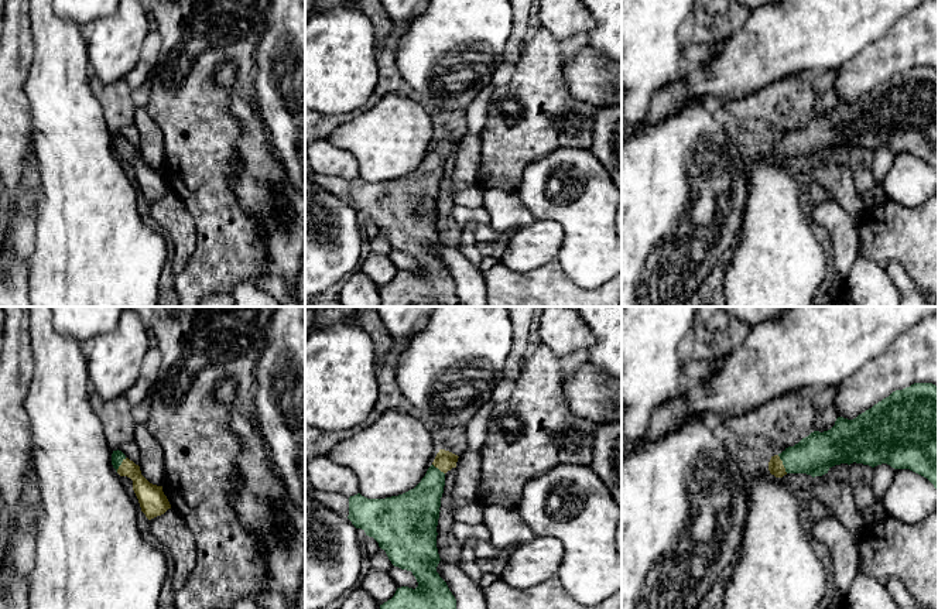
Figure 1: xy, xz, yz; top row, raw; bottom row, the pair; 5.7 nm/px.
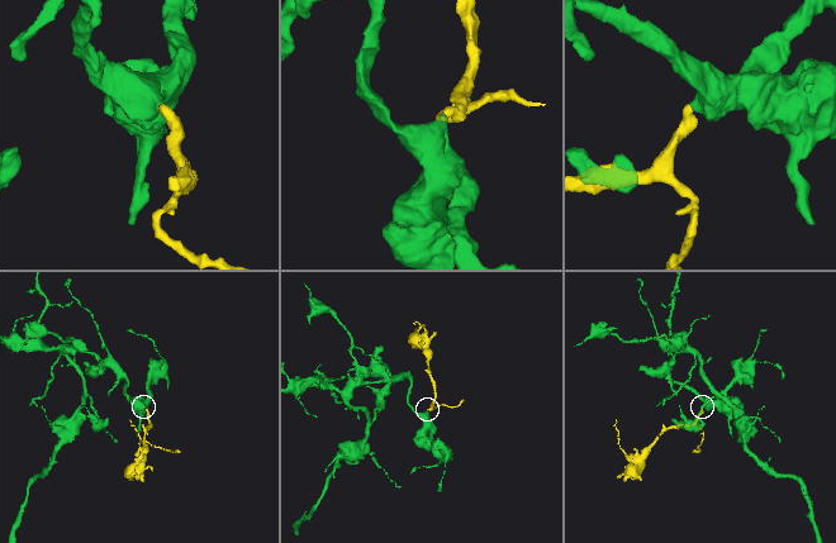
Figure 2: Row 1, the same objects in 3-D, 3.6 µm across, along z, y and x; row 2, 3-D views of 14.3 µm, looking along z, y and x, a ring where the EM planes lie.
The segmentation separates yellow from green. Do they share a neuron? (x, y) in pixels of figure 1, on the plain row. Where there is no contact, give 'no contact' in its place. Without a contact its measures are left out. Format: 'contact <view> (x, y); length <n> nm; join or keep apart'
contact yz (781, 147); length 120 nm; join

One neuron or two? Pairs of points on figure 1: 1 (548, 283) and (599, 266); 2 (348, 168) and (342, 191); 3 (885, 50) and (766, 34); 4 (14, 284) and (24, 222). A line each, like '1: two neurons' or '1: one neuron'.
1: two neurons
2: two neurons
3: two neurons
4: one neuron

